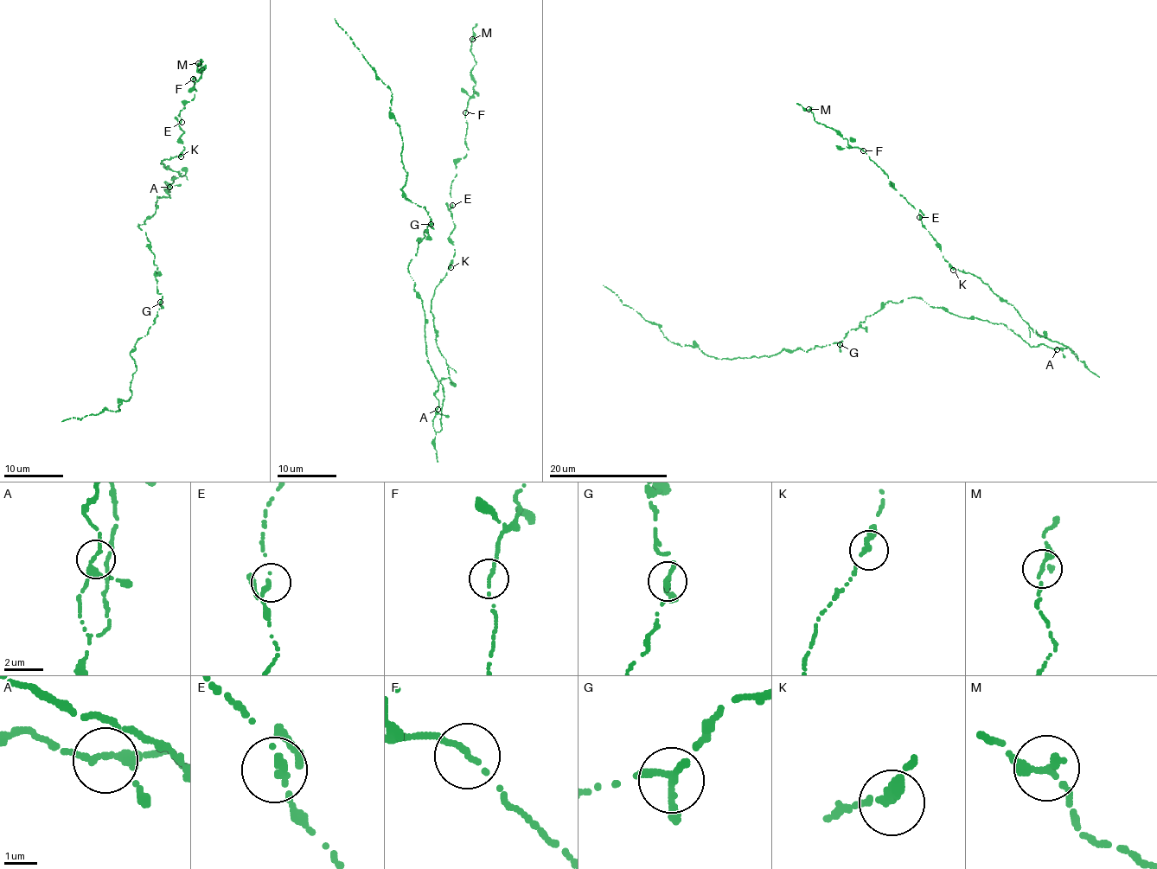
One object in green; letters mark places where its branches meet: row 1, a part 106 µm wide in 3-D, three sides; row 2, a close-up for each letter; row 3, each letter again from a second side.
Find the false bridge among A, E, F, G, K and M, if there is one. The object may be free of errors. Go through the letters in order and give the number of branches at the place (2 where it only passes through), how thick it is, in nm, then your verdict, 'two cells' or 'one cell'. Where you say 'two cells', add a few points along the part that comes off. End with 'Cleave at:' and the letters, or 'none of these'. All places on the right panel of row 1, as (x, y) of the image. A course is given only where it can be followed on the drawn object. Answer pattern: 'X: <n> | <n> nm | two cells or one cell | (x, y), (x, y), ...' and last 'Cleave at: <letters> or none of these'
A: 2 | 240 nm | one cell
E: 1 | 300 nm | one cell
F: 1 | 200 nm | one cell
G: 1 | 320 nm | two cells | (839, 344), (807, 352), (782, 349), (771, 356), (714, 359), (697, 347), (667, 340), (657, 325), (603, 285)
K: 2 | 240 nm | one cell
M: 2 | 280 nm | one cell
Cleave at: G

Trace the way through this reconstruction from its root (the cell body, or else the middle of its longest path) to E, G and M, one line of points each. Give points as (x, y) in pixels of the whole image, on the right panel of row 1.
E: (1034, 347), (1067, 348), (1077, 358), (1065, 346), (1033, 333), (1013, 305), (978, 277), (949, 264), (919, 217)
G: (1034, 347), (1002, 323), (955, 316), (910, 297), (898, 303), (886, 302), (839, 344)
M: (1034, 347), (1067, 348), (1077, 358), (1033, 333), (978, 277), (949, 264), (878, 166), (808, 109)

